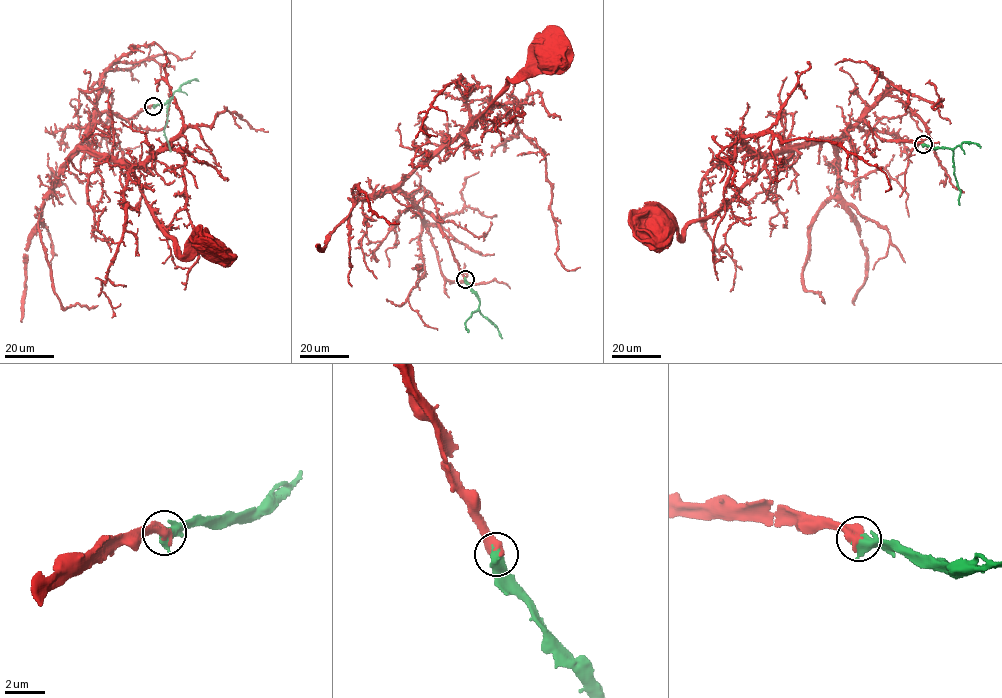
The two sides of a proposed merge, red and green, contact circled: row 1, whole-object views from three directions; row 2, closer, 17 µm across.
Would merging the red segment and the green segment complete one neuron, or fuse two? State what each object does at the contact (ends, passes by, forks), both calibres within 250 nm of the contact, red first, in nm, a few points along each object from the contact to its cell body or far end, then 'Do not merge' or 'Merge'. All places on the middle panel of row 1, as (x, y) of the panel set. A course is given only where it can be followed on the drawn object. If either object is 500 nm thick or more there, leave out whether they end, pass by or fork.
Thickness 500 nm (red) against 650 nm. Course of red: (465, 278), (447, 236), (430, 215), (407, 196), (401, 184), (465, 131), (505, 84), (547, 55). Course of green: (465, 278), (478, 299), (479, 307), (465, 323), (467, 332). Merge

